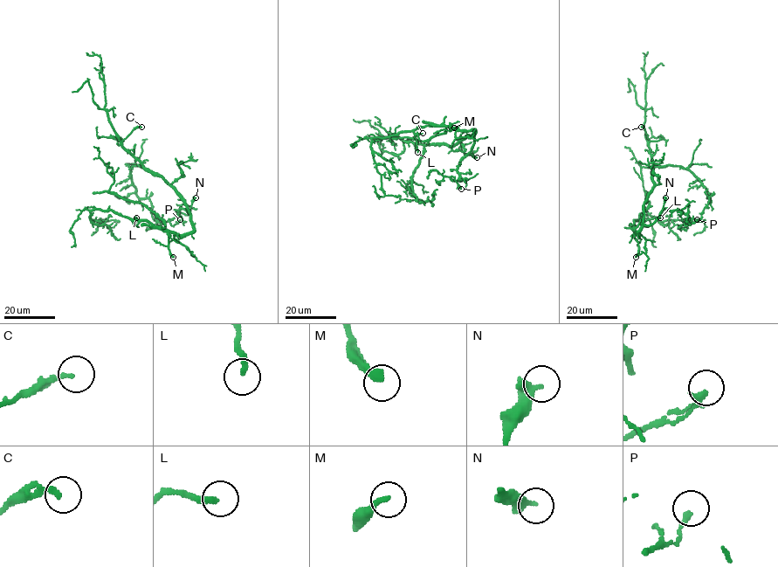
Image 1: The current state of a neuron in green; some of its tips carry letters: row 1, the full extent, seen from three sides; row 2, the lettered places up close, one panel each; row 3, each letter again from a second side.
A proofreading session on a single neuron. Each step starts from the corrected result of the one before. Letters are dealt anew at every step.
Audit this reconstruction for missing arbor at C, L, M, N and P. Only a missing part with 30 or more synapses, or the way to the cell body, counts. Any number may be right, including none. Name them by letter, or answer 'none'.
L, M

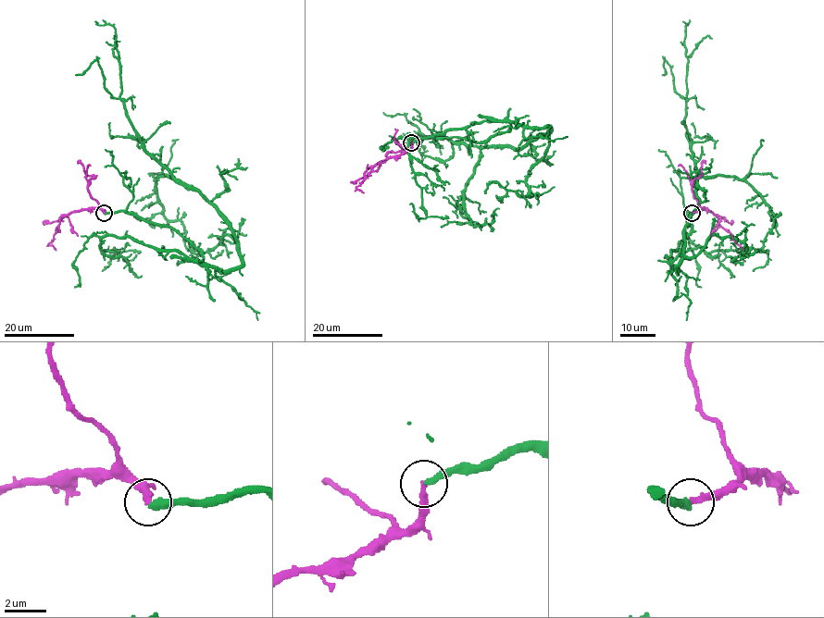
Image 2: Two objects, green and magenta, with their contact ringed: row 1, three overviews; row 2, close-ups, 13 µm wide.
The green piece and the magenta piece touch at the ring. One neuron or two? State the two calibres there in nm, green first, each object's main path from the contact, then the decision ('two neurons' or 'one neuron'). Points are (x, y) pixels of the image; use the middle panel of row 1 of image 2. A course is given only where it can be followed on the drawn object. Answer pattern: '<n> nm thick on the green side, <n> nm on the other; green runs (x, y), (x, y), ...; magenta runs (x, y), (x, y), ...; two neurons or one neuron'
360 nm thick on the green side, 280 nm on the other; green runs (412, 142), (430, 137), (484, 142), (514, 122), (550, 128), (519, 148), (403, 133); magenta runs (412, 142), (407, 151), (368, 168), (365, 179), (355, 187), (364, 192); one neuron

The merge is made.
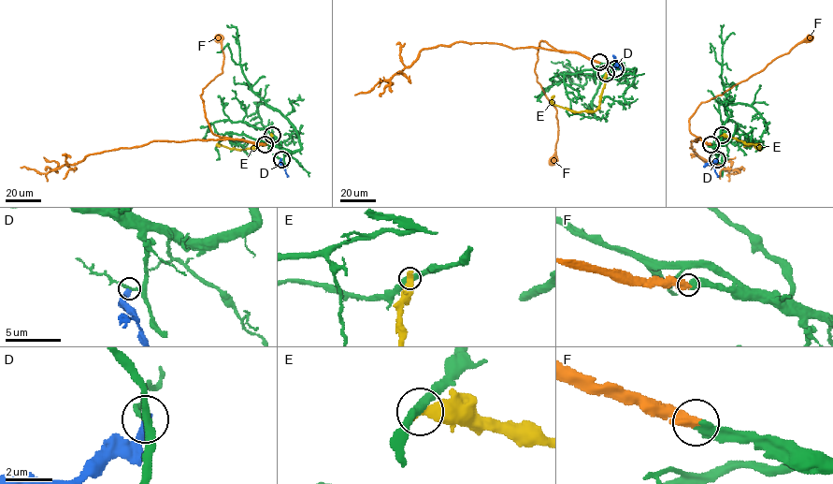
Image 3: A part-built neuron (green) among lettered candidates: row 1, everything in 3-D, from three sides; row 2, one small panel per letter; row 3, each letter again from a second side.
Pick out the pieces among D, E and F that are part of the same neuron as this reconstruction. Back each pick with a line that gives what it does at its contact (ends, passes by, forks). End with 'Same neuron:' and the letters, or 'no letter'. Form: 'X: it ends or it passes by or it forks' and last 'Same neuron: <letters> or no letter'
F: it ends
Same neuron: F

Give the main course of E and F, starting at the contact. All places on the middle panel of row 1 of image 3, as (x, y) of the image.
E: (606, 73), (599, 105), (594, 111), (571, 111), (552, 104), (553, 95)
F: (599, 63), (562, 51), (456, 41), (423, 49), (399, 73), (354, 95)

